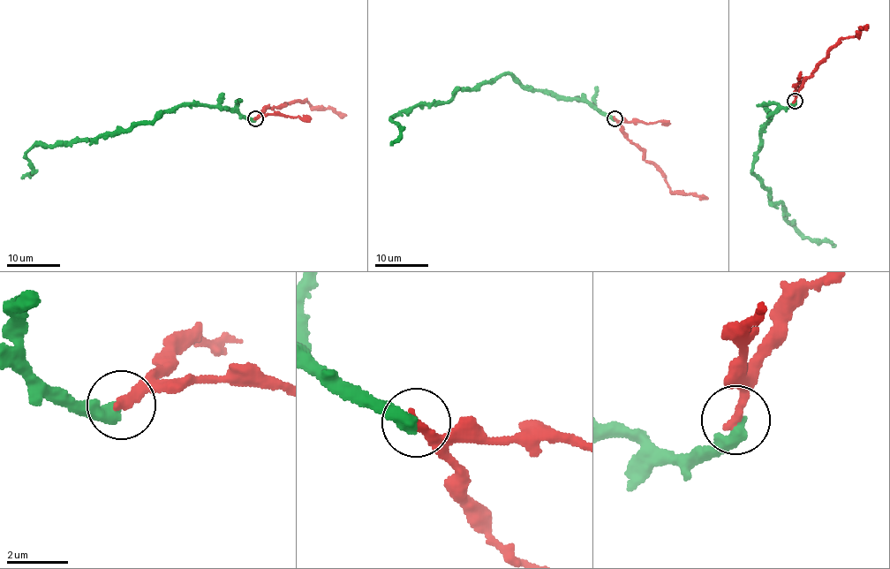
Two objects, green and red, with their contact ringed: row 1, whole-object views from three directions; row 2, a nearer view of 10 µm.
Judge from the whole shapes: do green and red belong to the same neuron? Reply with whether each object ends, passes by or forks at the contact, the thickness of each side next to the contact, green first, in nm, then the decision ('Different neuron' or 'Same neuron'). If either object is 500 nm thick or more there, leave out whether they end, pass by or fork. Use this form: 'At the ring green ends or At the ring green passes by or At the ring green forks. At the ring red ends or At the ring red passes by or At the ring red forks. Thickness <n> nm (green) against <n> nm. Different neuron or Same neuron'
At the ring green ends. At the ring red ends. Thickness 480 nm (green) against 320 nm. Different neuron

